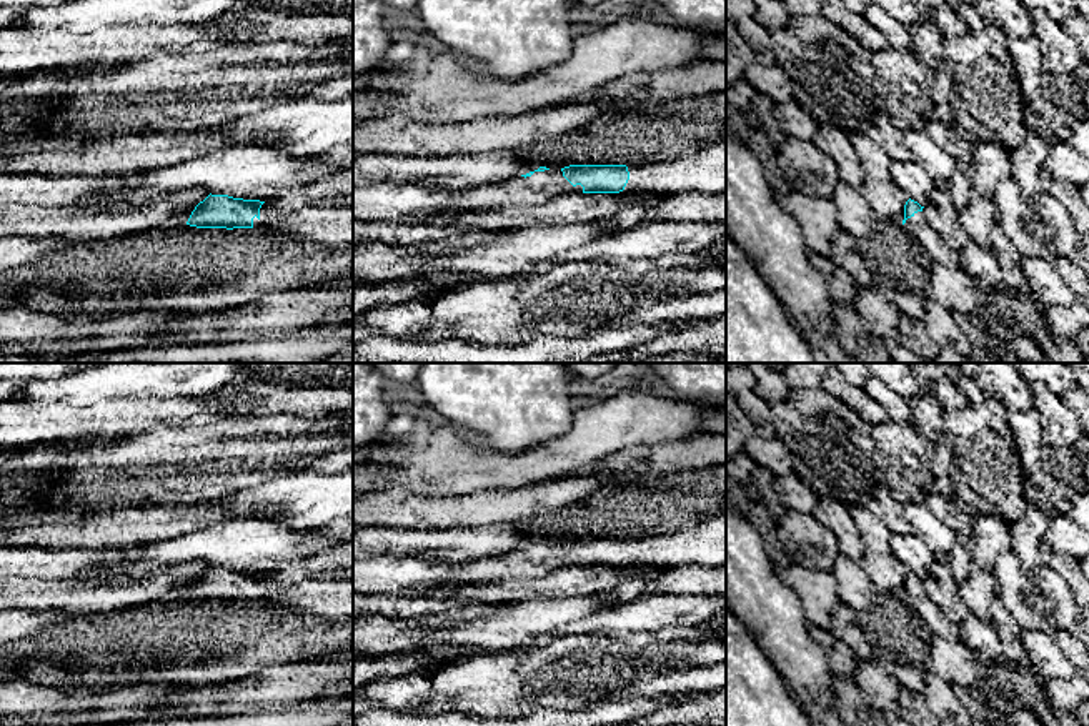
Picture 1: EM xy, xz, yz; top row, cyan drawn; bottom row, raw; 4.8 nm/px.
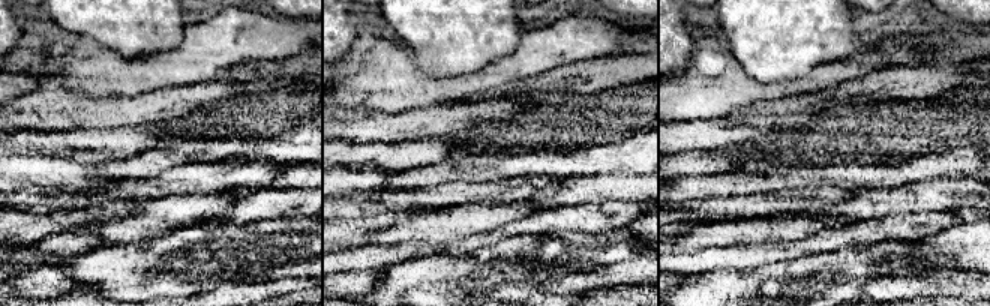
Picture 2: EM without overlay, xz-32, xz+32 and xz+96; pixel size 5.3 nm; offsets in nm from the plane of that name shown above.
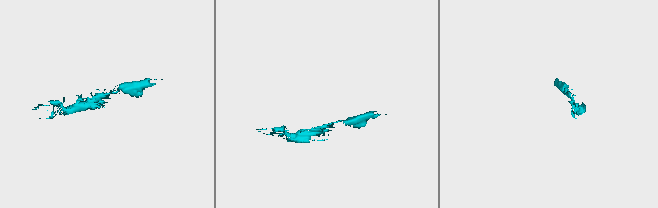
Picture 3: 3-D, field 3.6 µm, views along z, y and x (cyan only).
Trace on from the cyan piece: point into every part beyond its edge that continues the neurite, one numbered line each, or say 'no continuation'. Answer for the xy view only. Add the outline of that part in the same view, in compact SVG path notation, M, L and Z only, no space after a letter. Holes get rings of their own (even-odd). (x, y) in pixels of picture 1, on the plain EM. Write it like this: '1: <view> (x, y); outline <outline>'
1: xy (332, 600); outline M265 574L253 601L268 601L325 621L353 618L353 578L278 579Z

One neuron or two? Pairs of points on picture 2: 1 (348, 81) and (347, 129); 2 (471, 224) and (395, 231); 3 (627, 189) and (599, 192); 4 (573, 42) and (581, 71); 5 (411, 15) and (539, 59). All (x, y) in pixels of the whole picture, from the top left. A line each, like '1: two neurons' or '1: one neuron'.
1: two neurons
2: one neuron
3: one neuron
4: two neurons
5: two neurons

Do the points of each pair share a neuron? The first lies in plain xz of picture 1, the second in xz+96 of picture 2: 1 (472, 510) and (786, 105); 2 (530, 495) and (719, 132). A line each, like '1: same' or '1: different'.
1: different
2: same

